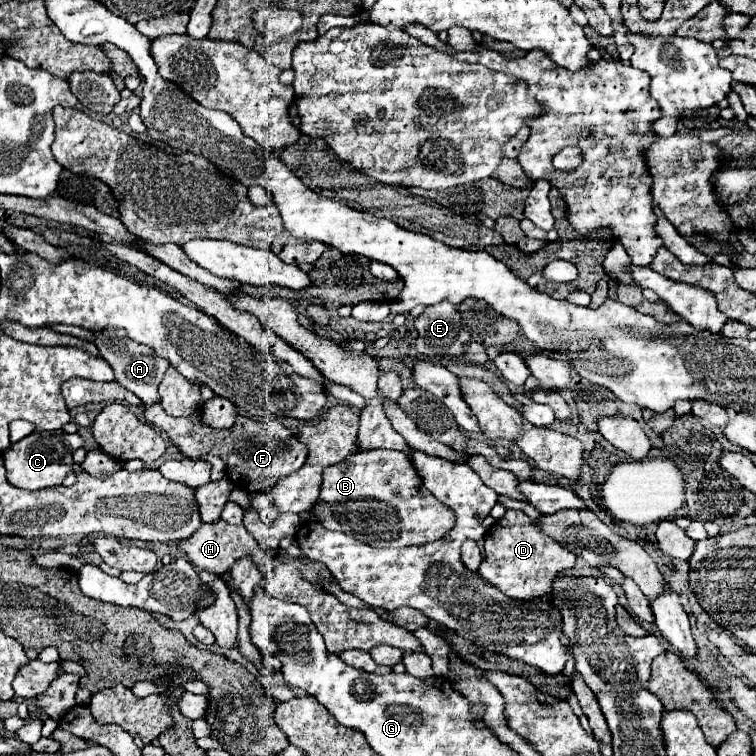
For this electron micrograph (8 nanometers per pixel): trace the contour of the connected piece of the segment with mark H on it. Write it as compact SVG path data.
M219 520L219 522L215 522L215 524L203 524L189 540L177 542L177 546L187 554L189 562L195 564L197 570L209 570L209 572L215 572L217 576L223 574L223 572L229 572L231 566L233 566L239 558L243 558L243 556L247 556L247 554L251 554L257 564L261 564L261 560L265 558L265 552L259 548L257 540L255 540L251 534L247 534L245 526L225 524L223 520Z

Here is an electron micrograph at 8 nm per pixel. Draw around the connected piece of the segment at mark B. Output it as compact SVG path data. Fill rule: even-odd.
M365 450L347 456L335 466L325 468L321 498L315 504L315 514L321 516L321 524L327 530L345 532L373 548L391 548L391 546L419 546L441 540L455 526L455 512L441 504L427 488L413 468L409 456L397 450Z

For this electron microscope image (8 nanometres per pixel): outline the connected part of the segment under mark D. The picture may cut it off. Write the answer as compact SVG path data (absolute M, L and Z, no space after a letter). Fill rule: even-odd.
M507 510L485 536L485 558L479 566L479 574L495 588L517 600L531 600L551 592L551 584L563 570L575 566L577 556L563 544L543 534L535 520L521 510Z

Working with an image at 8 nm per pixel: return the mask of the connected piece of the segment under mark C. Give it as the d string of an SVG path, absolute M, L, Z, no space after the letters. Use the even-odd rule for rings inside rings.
M63 430L35 432L31 436L19 440L15 446L11 444L3 452L7 482L13 484L15 488L23 488L23 490L43 490L49 486L59 486L73 466L71 454L77 448L83 448L83 438L79 434L67 434Z

